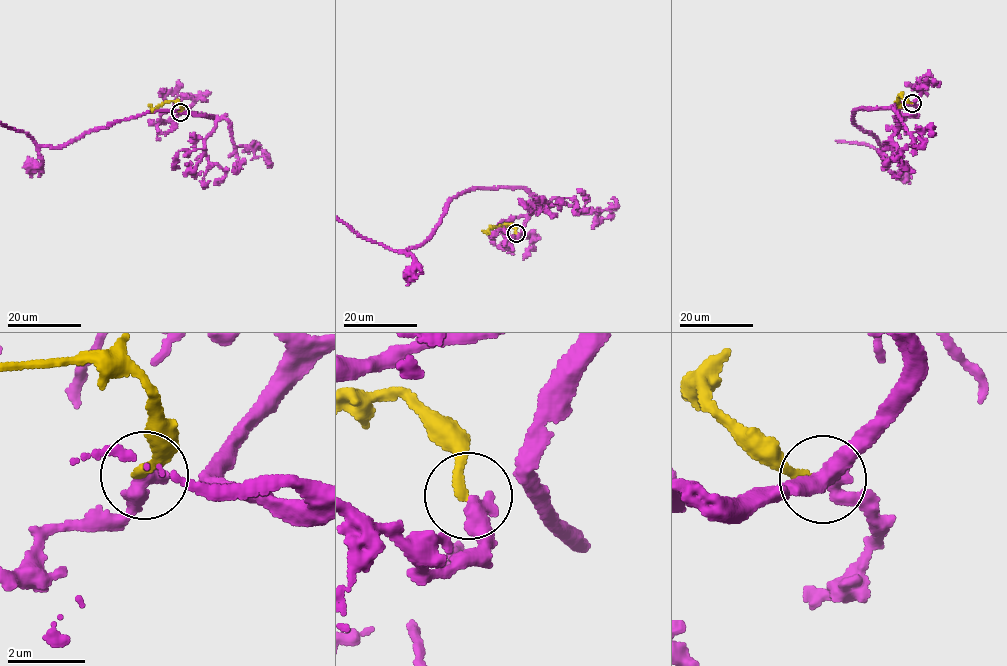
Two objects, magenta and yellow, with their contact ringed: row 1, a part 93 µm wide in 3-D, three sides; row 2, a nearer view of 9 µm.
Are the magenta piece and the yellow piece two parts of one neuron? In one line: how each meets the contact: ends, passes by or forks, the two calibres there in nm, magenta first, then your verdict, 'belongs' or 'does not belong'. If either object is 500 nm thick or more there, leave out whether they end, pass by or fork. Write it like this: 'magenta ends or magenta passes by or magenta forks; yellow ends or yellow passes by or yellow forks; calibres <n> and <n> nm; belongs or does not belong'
magenta passes by; yellow ends; calibres 360 and 260 nm; does not belong

